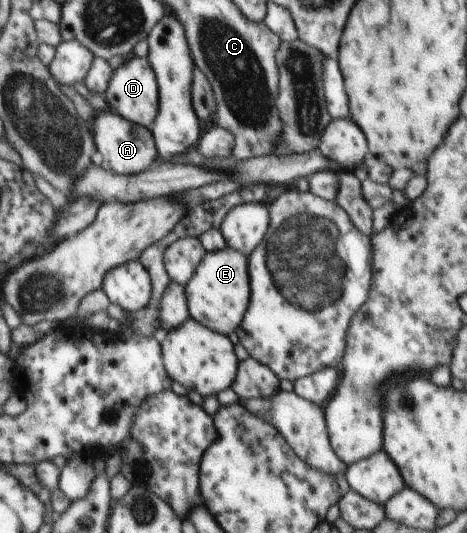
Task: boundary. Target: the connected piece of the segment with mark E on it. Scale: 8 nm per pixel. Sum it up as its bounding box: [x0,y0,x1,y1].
[184,247,251,336]

